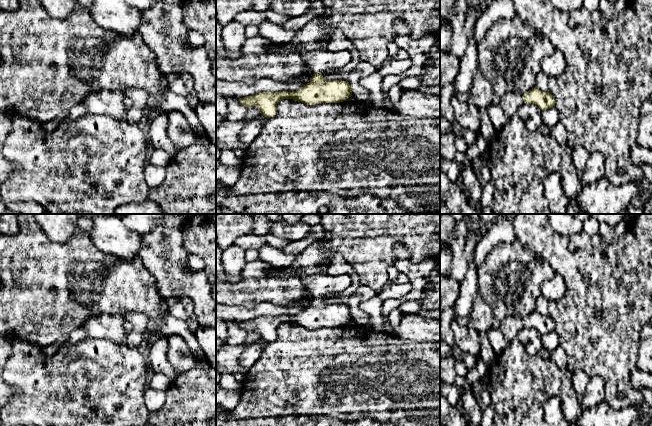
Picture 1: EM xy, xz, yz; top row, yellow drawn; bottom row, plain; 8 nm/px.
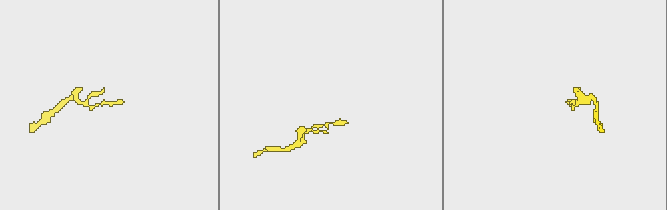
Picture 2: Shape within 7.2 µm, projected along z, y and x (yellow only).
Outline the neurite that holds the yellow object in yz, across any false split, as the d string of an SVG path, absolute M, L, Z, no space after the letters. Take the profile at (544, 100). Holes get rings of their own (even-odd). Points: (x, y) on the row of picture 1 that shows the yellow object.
M534 87L523 96L508 92L502 96L499 105L506 118L509 120L517 113L518 108L523 104L535 104L542 111L555 107L554 96L551 92L543 92L538 87Z

